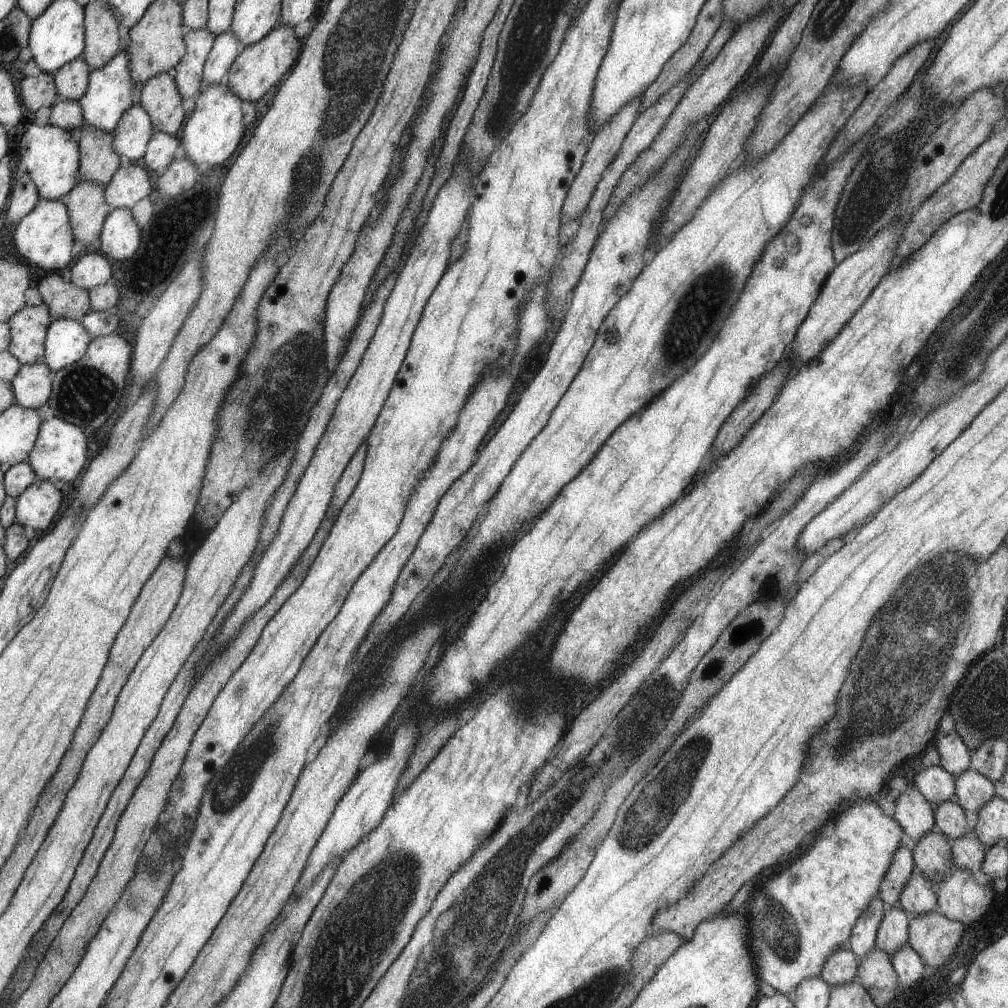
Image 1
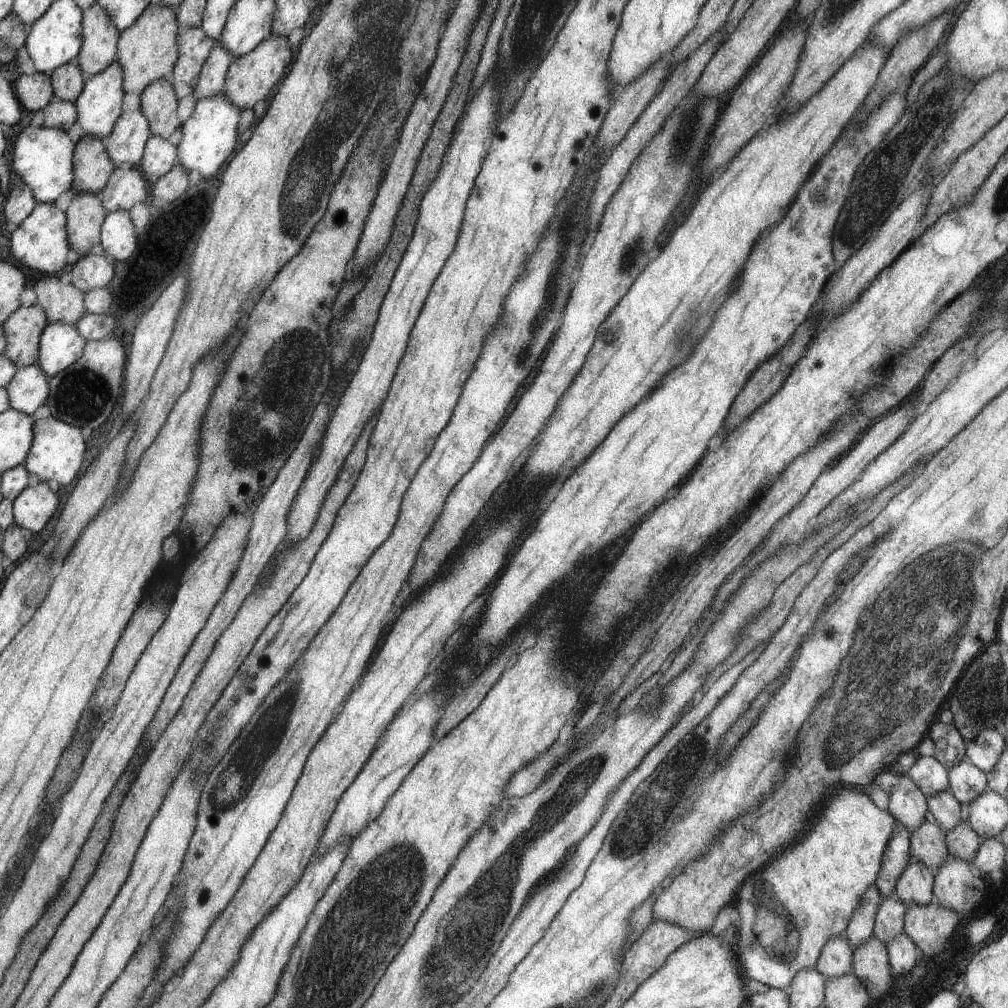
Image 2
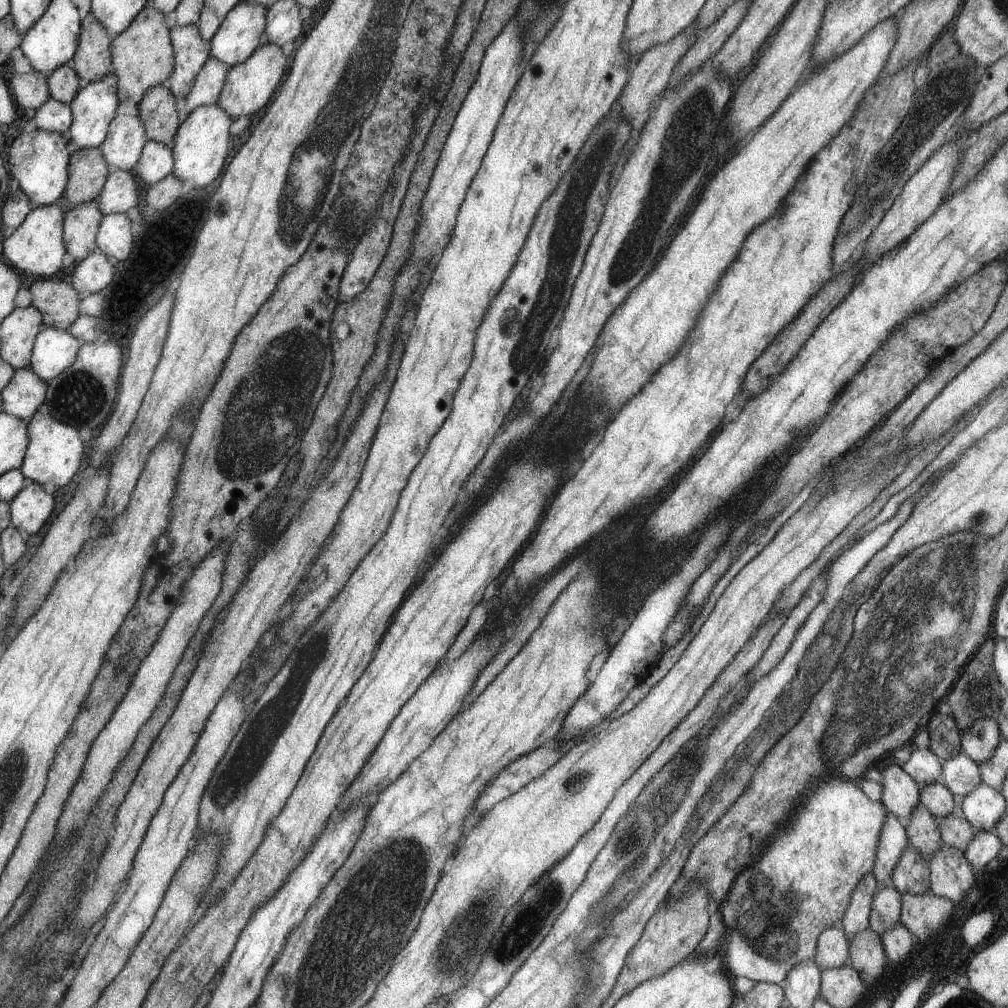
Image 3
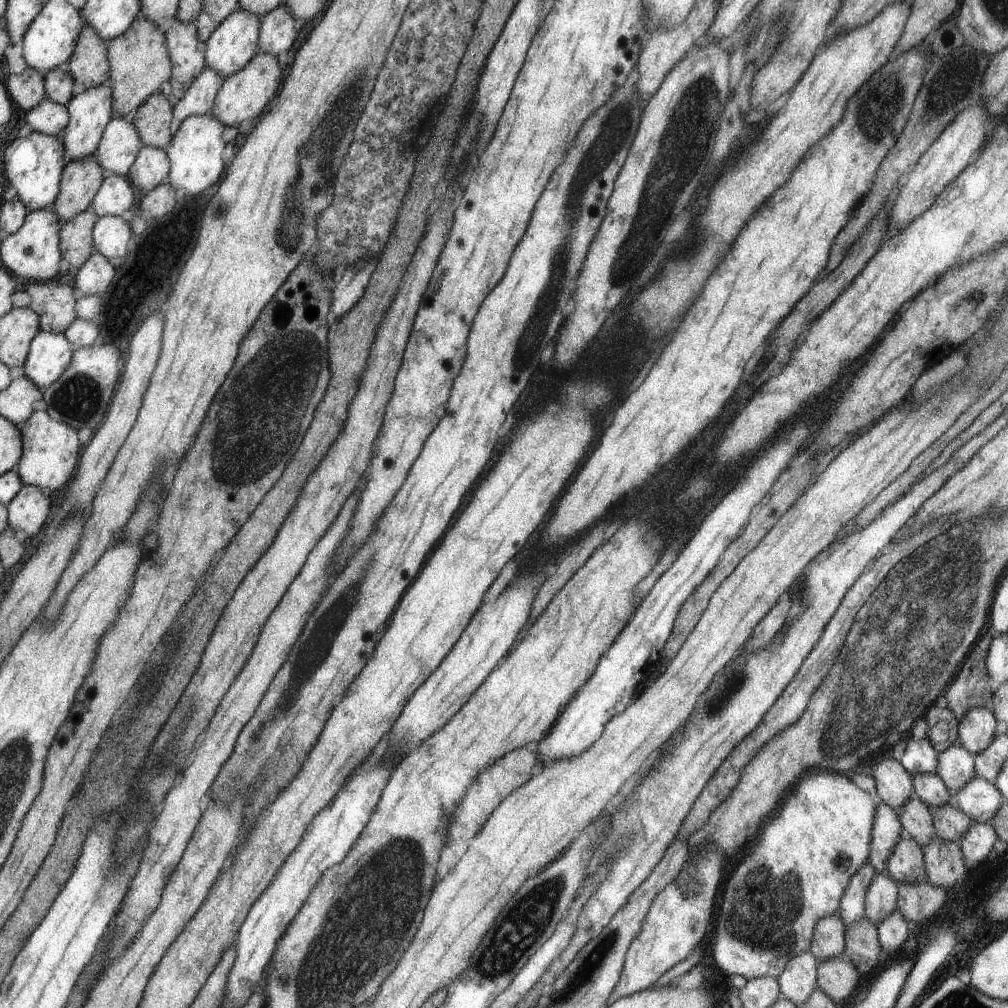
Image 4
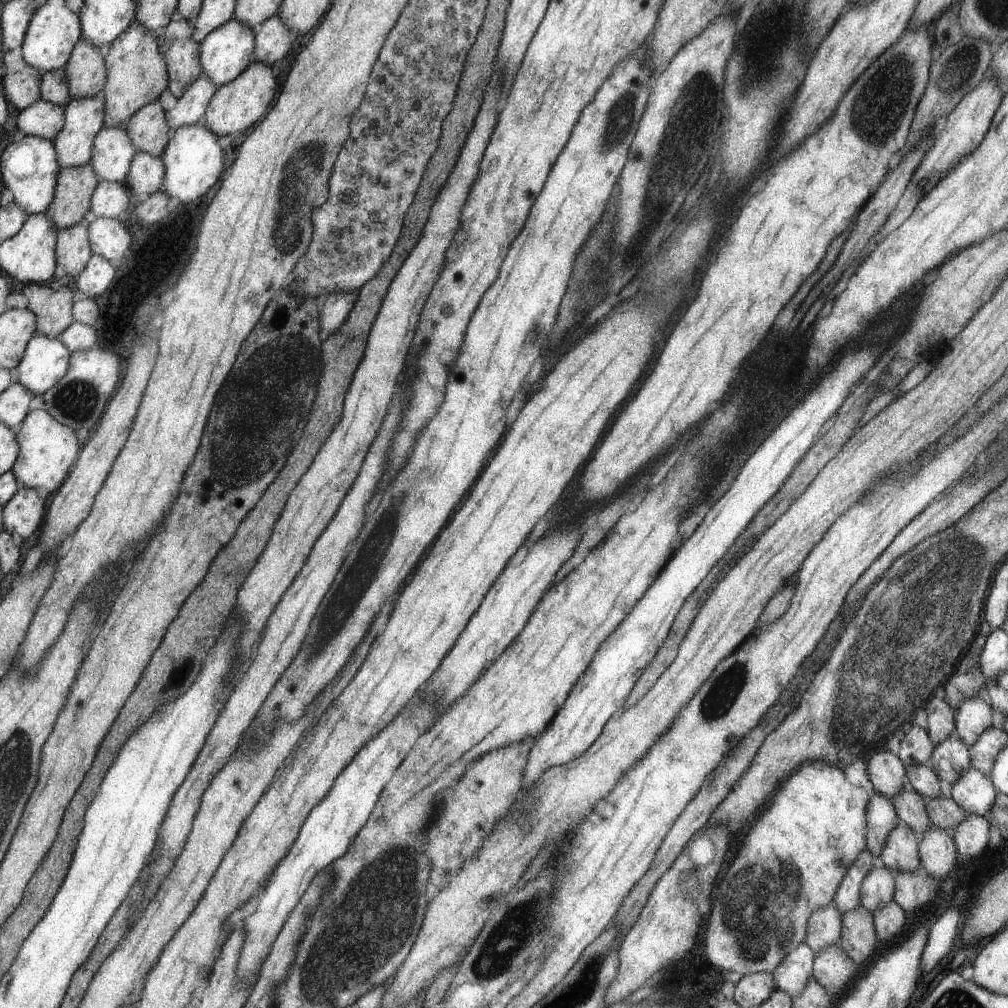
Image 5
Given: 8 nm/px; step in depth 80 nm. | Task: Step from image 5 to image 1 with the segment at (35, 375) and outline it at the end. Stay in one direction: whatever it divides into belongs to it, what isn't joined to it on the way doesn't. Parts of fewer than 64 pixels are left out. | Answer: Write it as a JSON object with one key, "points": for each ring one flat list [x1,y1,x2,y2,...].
{"points":[[52,320,45,339,44,362,52,372,69,367,86,354,92,342,90,332,79,320]]}

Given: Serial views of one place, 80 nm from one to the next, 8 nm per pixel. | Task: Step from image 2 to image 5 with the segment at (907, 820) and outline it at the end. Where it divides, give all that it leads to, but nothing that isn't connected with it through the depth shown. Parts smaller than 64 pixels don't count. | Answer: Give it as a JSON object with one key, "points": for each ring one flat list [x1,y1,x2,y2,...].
{"points":[[876,752,867,761,867,770,876,793,883,794,891,801,907,786,905,764,889,752]]}

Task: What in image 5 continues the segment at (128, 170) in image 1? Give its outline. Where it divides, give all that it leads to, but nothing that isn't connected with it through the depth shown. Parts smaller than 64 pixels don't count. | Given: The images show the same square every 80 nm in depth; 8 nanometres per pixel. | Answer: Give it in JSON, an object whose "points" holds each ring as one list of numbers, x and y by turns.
{"points":[[101,181,92,198,91,210,97,217,118,218,130,206,130,194,123,183]]}

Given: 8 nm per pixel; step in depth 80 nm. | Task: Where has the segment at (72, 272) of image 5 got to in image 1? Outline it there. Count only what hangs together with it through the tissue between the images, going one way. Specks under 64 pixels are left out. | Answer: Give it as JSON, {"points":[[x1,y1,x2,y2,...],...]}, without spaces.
{"points":[[81,180,69,192,66,206,74,236,84,244,86,251,100,250,101,231,105,220,113,211,105,196,105,185,96,181]]}

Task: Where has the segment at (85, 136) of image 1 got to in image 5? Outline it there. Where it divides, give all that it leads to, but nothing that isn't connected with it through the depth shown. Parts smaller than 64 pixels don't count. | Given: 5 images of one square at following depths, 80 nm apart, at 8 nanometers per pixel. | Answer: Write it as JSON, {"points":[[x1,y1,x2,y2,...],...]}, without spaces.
{"points":[[90,162,77,167,61,167,55,199,46,214,58,228,80,223,92,208,93,194,100,182,98,172]]}

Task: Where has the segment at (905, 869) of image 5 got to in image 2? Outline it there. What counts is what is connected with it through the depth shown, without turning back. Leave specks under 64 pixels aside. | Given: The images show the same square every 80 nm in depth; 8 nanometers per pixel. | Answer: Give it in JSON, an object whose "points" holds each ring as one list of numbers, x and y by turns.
{"points":[[911,854,911,861,900,875,895,886,895,896,907,908,912,905,930,905,933,900,935,874]]}

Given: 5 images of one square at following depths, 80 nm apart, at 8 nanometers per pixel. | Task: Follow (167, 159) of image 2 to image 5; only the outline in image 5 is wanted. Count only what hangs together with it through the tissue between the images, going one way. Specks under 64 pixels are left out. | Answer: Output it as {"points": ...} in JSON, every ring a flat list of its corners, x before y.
{"points":[[138,151,124,184,132,196,150,196,162,188,164,177,164,161,159,156]]}

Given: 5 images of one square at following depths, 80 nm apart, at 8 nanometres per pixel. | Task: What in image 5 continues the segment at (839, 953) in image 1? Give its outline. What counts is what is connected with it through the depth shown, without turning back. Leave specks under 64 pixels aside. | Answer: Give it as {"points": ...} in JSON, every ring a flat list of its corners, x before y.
{"points":[[833,905,815,909,809,920,805,943,818,954,838,946,841,937,843,914]]}

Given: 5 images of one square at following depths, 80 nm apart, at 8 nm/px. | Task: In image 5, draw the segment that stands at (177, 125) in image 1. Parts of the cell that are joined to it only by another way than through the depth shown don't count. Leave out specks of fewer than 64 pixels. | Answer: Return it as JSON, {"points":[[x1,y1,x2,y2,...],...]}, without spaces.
{"points":[[156,99,145,104,124,123,138,151,159,157,165,151,172,133,166,113]]}

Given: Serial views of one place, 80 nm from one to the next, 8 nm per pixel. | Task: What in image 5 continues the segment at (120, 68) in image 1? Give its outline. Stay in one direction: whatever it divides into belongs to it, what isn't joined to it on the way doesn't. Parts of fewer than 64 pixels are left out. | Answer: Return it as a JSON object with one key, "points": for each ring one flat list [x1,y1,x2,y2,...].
{"points":[[100,93,91,97,74,97,63,108,65,123,53,143,59,154,59,163,62,167,77,167,88,164,93,158,93,143,106,126,105,96]]}

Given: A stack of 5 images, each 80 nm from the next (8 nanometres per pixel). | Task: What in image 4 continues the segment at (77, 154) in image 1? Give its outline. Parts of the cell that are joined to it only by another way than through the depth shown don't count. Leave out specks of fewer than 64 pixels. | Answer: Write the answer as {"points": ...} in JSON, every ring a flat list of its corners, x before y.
{"points":[[32,131,26,137,17,137,4,151,4,160,6,178,28,210,51,208,61,192,61,178,68,162,61,136]]}

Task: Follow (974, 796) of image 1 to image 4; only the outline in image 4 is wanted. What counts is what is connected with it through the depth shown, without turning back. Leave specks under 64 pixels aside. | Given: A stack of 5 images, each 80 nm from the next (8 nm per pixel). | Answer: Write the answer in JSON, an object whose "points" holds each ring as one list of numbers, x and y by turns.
{"points":[[960,744,950,745,950,748,938,755,936,774,954,798,957,792,976,776,974,755]]}

